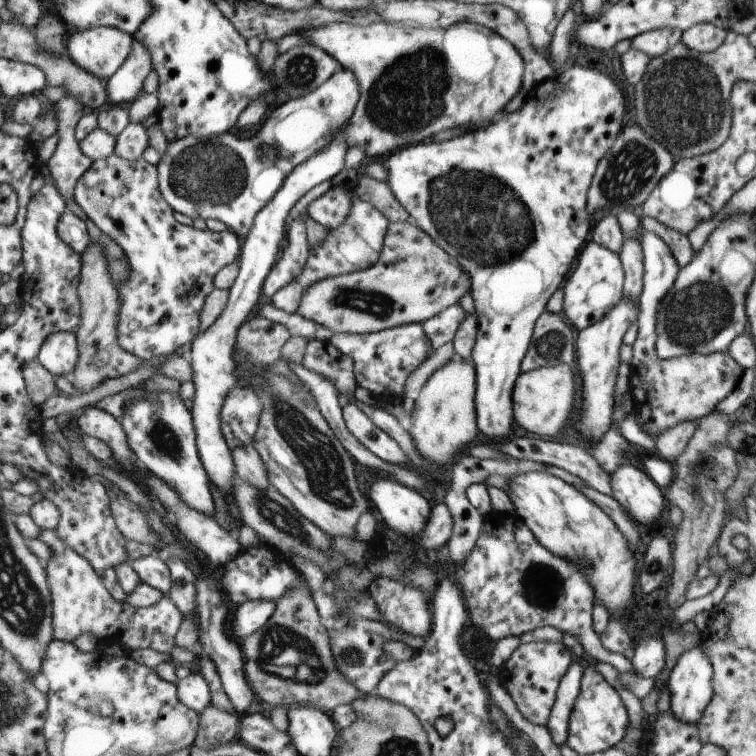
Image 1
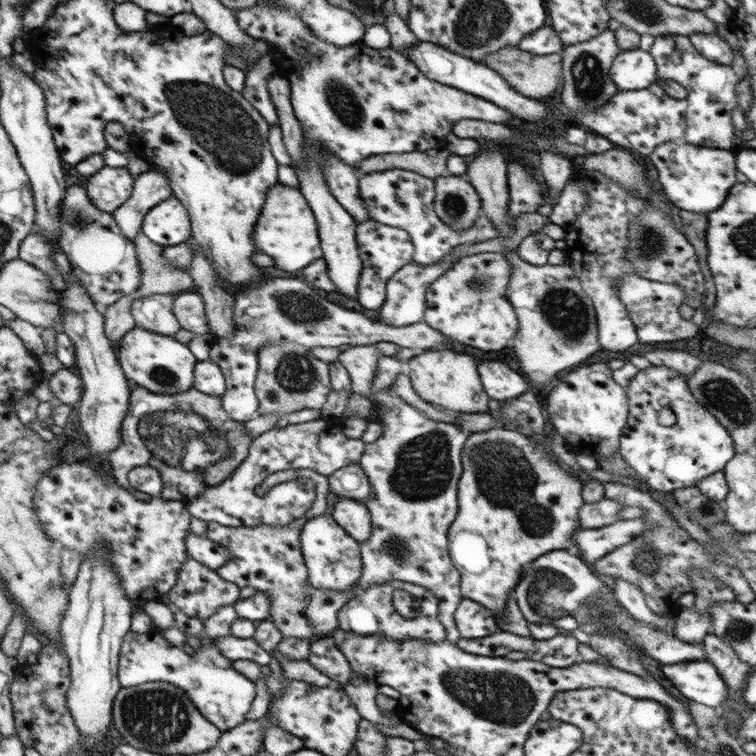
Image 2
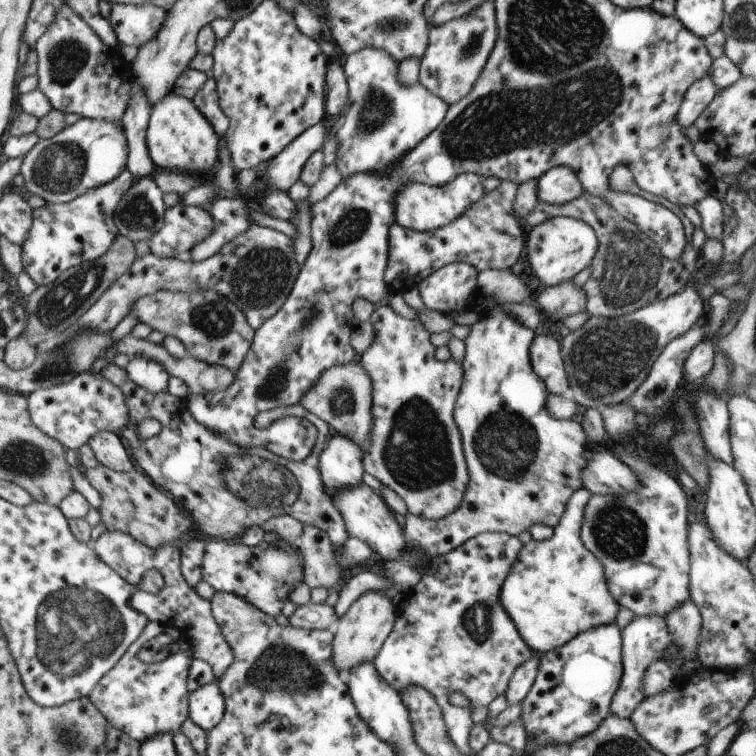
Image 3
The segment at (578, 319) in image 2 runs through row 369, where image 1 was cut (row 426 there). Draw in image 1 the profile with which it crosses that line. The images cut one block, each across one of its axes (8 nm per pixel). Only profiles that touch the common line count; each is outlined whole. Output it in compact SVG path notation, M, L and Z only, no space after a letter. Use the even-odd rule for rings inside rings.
M555 364L552 367L541 367L520 372L515 379L512 392L512 410L515 422L535 436L559 438L565 430L575 392L573 371L567 364Z

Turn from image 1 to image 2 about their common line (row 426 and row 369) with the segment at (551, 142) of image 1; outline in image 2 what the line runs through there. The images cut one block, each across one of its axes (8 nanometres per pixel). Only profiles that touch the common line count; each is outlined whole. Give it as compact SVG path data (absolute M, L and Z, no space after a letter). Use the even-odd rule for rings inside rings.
M505 360L481 361L477 364L477 372L485 394L493 400L511 400L528 389L527 382L511 370Z

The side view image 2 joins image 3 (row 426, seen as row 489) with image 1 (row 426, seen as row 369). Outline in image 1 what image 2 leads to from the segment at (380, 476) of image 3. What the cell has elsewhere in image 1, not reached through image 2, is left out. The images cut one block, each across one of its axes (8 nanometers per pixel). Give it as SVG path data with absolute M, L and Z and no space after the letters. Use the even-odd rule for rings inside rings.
M348 403L341 408L341 414L347 430L367 451L383 462L407 465L407 454L399 448L397 442L373 425L357 406Z

